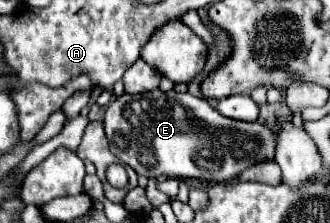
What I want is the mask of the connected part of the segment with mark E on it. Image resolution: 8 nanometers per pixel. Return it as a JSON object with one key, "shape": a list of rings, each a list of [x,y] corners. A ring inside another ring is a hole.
{"shape":[[[153,89],[147,93],[139,93],[139,95],[125,93],[107,107],[103,125],[105,125],[111,153],[121,163],[133,167],[137,171],[137,175],[145,175],[149,179],[167,175],[167,177],[201,179],[201,181],[209,181],[213,185],[229,183],[241,171],[253,167],[255,163],[273,161],[275,147],[277,147],[277,131],[269,129],[267,125],[261,125],[257,121],[249,123],[249,121],[235,121],[235,119],[223,117],[213,105],[209,105],[207,99],[193,97],[189,93],[177,93],[177,91],[165,93],[161,89]]]}

